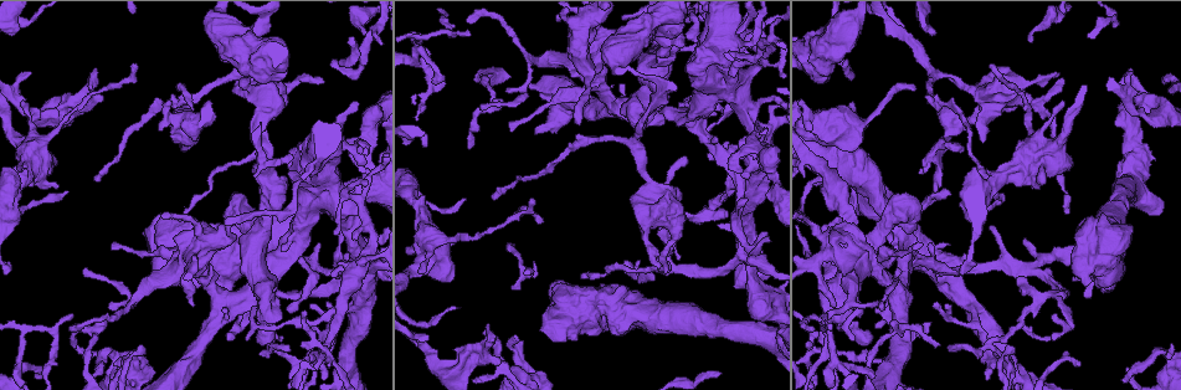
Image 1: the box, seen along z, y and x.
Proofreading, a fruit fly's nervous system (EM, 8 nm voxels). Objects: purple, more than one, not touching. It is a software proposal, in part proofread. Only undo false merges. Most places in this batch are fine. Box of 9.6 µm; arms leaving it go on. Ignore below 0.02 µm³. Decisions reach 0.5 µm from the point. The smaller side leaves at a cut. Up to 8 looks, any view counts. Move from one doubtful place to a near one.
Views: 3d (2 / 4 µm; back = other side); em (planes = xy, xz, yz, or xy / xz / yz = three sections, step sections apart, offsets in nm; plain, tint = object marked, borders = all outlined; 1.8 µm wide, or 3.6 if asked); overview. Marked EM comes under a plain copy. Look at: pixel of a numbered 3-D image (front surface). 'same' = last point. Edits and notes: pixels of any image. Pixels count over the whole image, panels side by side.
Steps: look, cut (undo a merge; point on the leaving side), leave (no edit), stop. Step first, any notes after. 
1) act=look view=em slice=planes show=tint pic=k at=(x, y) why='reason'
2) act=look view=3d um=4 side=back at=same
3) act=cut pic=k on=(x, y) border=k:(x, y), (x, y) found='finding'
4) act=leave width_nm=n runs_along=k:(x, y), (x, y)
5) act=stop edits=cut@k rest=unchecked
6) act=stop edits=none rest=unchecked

act=look view=3d um=4 pic=1 at=(289, 247) why='four arms meet'

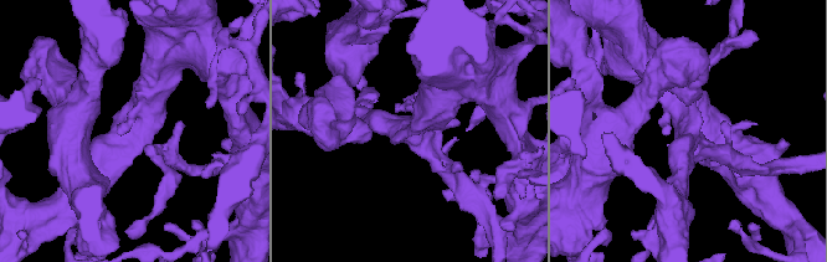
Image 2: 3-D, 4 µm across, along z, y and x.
act=look view=em slice=planes show=tint pic=2 at=(683, 127) arms=4 why='shape alone is not enough'

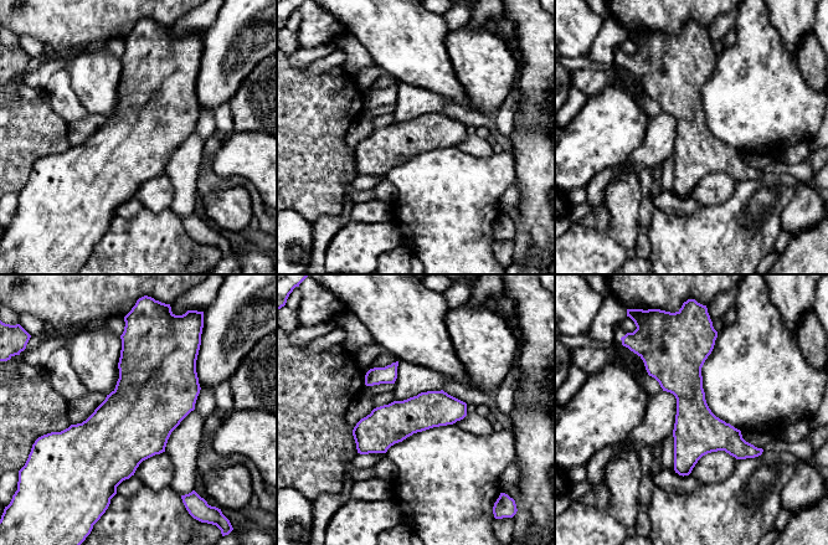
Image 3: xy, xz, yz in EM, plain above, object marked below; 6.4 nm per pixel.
act=leave runs_along=3:(688, 339), (688, 451), (682, 472) found='all the same neuron'

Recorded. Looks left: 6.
act=look view=em um=3.6 slice=yz step=16 show=tint pic=1 at=(941, 261) why='calibre changes'

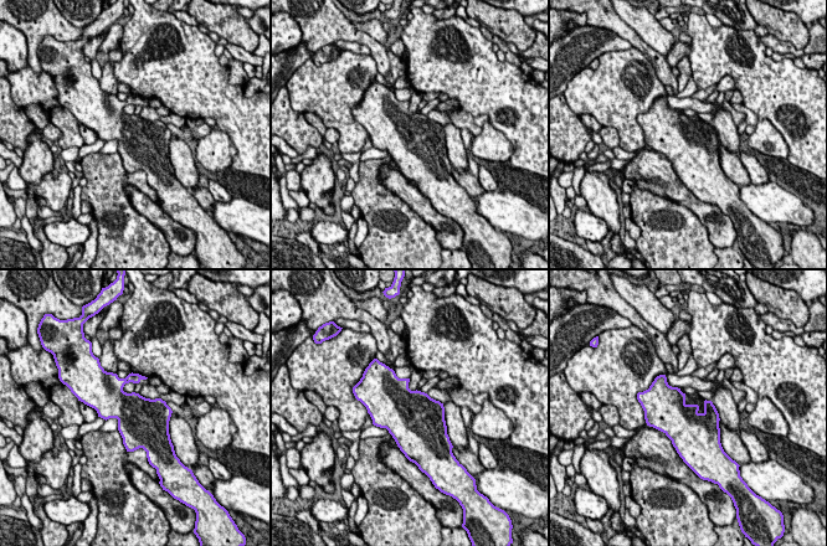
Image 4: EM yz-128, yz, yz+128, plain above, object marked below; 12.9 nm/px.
act=look view=em um=3.6 slice=planes show=tint at=same why='cut it another way'

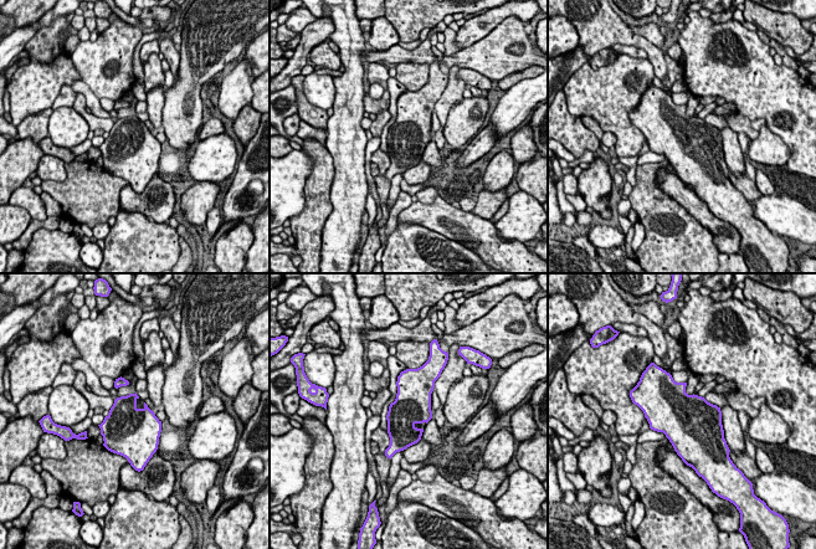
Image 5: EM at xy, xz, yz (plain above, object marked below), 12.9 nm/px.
act=leave found='one neuron here'

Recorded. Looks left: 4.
act=look view=em um=3.6 slice=planes show=borders pic=1 at=(250, 60) why='two arms at a narrow angle'

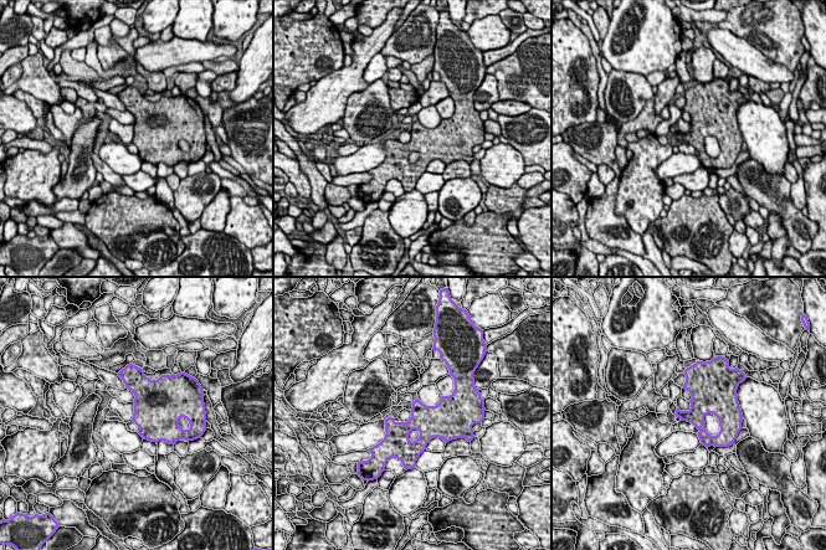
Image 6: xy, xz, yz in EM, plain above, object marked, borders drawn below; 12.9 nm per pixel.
act=leave found='continuous, no second neuron'

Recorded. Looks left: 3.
act=stop edits=none rest=unchecked

